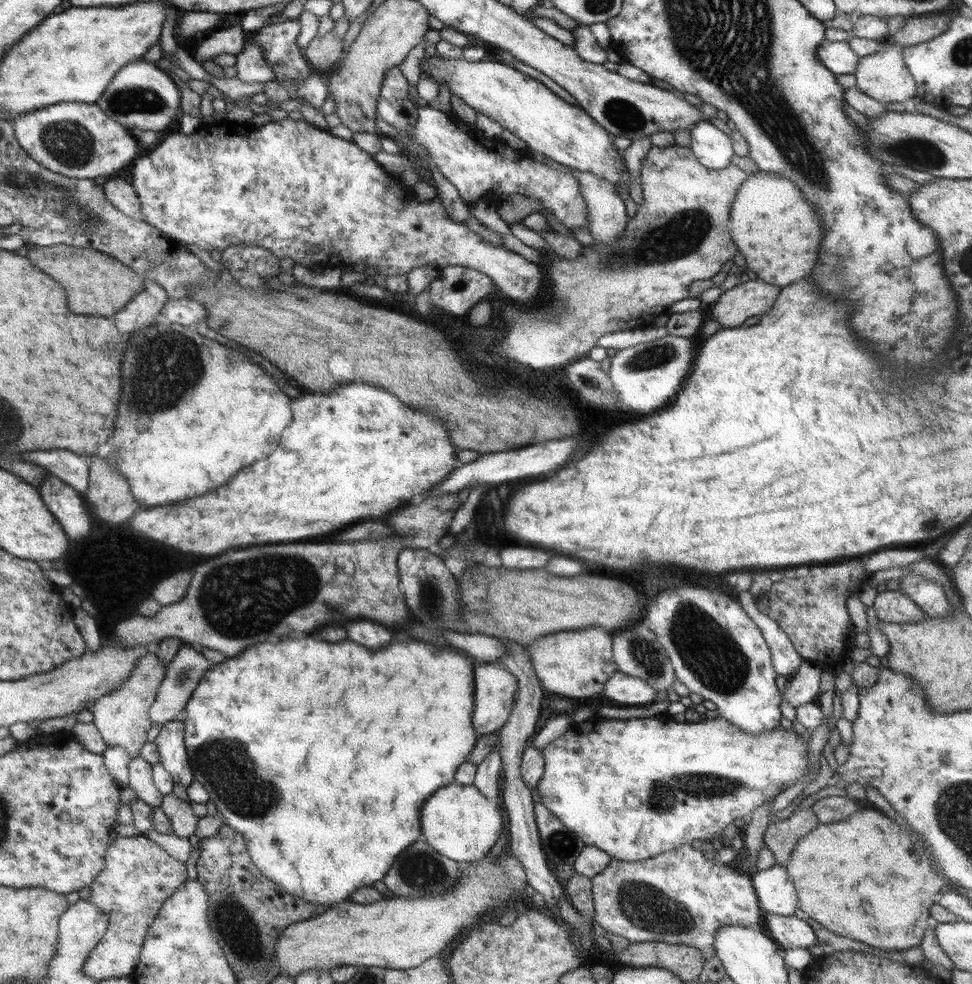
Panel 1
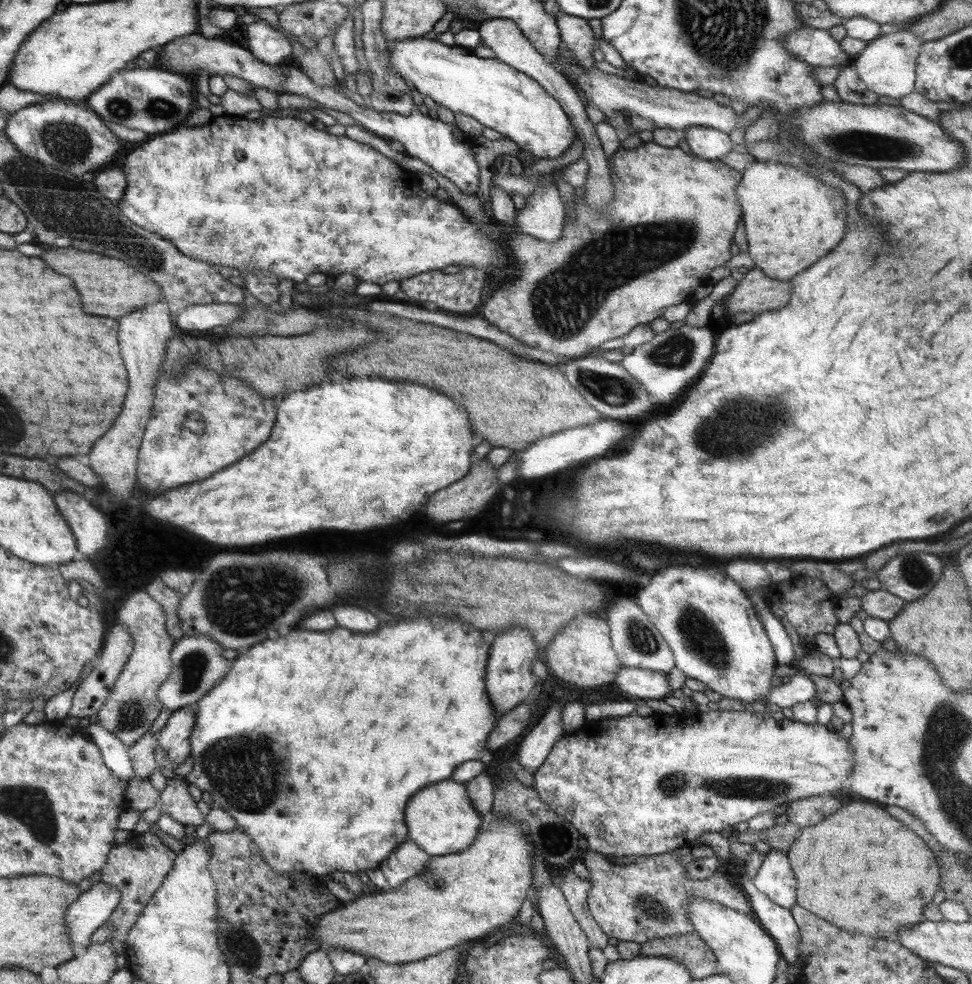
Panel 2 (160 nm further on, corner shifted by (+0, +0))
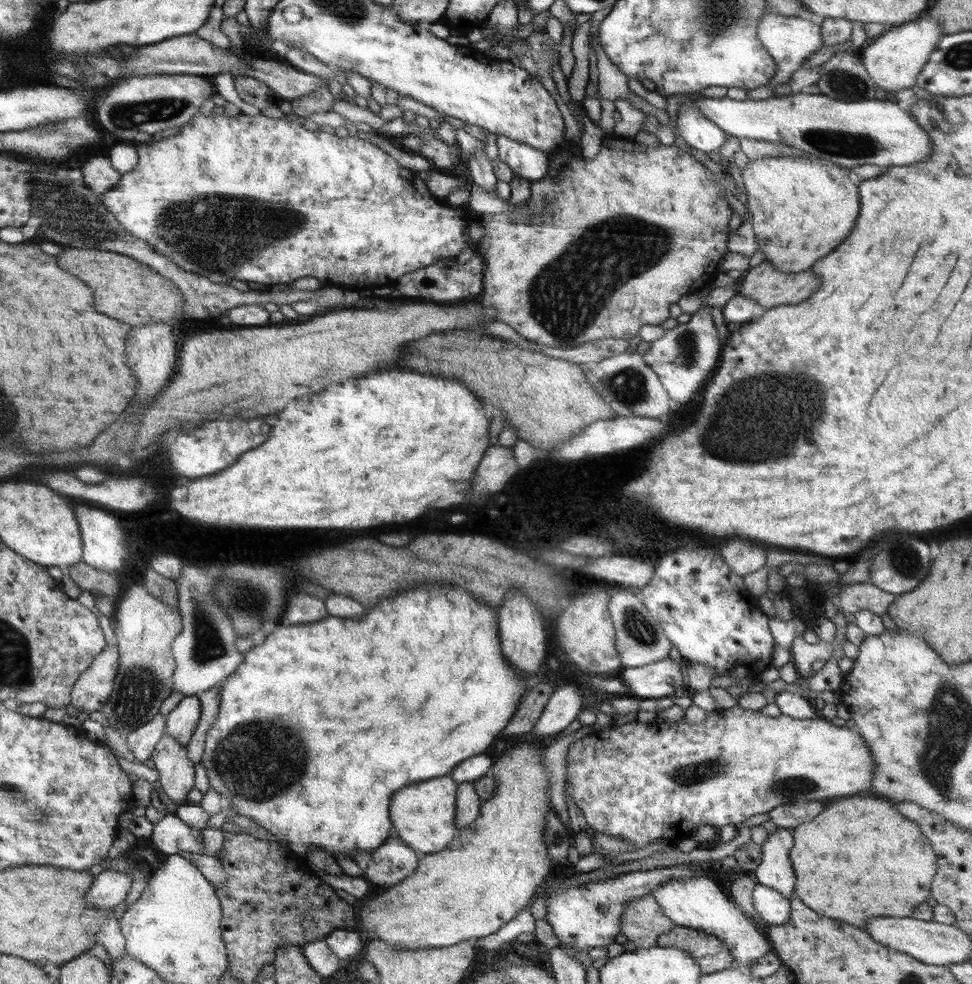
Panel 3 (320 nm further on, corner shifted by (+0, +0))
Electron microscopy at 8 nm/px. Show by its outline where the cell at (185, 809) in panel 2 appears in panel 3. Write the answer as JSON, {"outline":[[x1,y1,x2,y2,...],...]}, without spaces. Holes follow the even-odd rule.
{"outline":[[164,735,152,754,159,772,159,780,164,791,173,802,180,806,188,805,190,790,194,789,194,766,187,747,174,737]]}

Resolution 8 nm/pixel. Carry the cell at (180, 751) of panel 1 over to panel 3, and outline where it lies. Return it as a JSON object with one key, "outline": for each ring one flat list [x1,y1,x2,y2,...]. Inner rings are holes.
{"outline":[[196,695,184,697,169,714,165,714,166,735,174,737,181,745,187,747,200,724,201,713,200,698]]}

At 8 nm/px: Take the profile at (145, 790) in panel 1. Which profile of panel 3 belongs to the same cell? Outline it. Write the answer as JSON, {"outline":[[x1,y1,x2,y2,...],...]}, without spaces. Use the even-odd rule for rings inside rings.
{"outline":[[162,713,148,721,144,726,126,735,128,748,134,753,138,763,152,758,152,754,161,738,167,732,167,720]]}

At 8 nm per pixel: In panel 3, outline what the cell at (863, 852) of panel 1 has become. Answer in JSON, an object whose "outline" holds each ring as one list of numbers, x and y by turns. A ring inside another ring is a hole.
{"outline":[[860,795,850,796,850,798,840,798,840,800,834,800,827,802,825,807,820,812,820,816,815,816,810,824,803,823,792,830,794,845,790,850,790,862,792,864,795,873,795,898,798,898,801,902,804,902,806,906,810,906,810,909,815,910,822,916,838,919,848,924,860,927,862,930,867,925,867,920,872,917,902,917,910,918,914,909,920,904,927,903,928,898,931,897,931,887,936,875,936,859,938,856,934,854,928,838,922,834,922,830,918,828,916,822,910,822,908,818,904,818,898,810,896,810,896,804,888,802,888,800,882,800,882,798,874,798,874,796,868,796,868,798,860,798]]}

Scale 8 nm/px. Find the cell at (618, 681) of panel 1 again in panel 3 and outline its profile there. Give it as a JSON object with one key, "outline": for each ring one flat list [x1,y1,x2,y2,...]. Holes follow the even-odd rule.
{"outline":[[670,657,638,668,626,667,621,678,640,699,670,697,678,688,685,688,680,665]]}

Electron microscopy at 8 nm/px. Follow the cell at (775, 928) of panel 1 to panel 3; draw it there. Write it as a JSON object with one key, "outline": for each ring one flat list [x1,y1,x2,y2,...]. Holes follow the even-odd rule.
{"outline":[[757,884,752,892,752,902,754,902,757,913,767,922,768,926,786,924,790,918,790,900,772,888]]}

